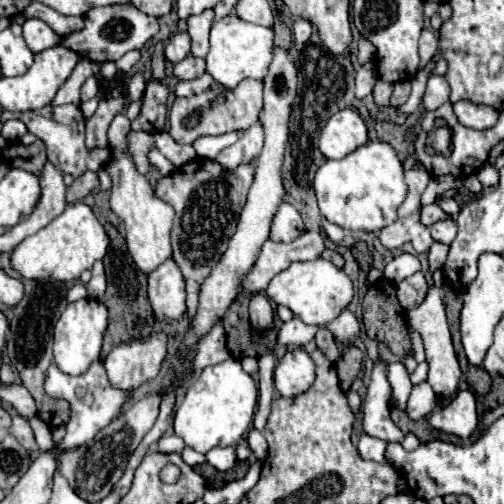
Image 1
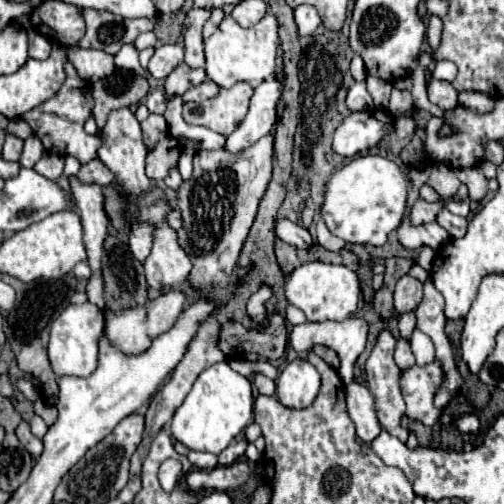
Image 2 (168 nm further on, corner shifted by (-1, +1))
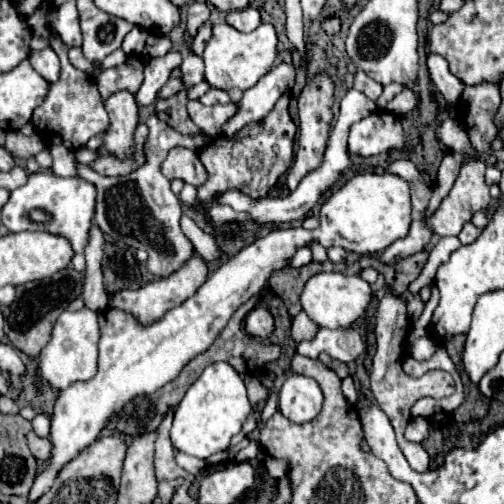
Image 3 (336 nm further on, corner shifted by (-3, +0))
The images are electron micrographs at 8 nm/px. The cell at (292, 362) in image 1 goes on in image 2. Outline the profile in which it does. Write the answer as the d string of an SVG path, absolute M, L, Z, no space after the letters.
M306 359L290 361L276 379L276 393L282 405L292 409L308 407L320 389L320 375Z

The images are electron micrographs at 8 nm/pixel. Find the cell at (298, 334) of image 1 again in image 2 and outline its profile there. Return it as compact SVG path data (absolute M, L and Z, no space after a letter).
M360 317L344 321L305 322L296 325L288 339L298 339L298 349L308 351L314 345L326 345L340 357L340 377L348 385L354 377L354 363L366 347L368 323Z

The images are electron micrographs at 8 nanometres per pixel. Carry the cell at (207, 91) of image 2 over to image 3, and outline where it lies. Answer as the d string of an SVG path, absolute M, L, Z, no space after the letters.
M210 88L210 90L200 98L200 102L206 104L206 106L212 106L212 104L228 104L228 102L230 102L230 96L228 96L228 92L224 92L224 90Z

